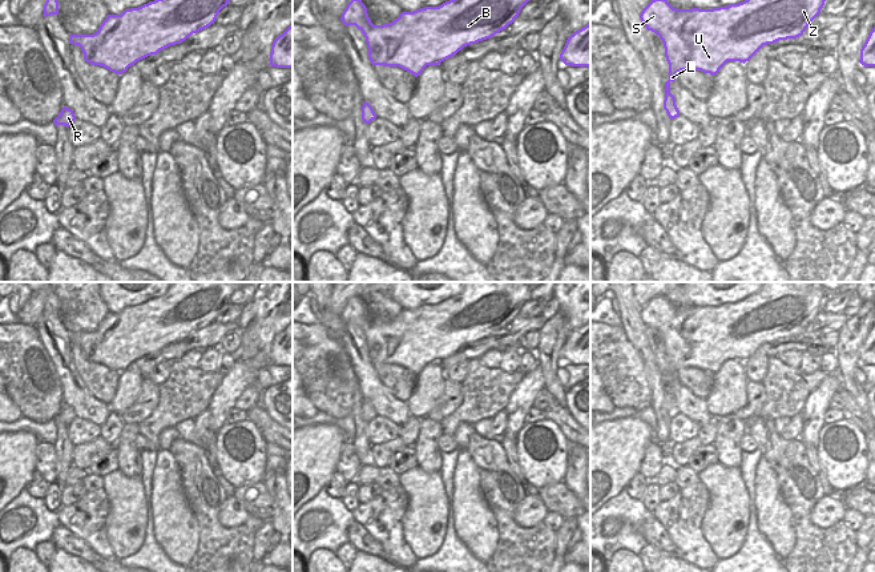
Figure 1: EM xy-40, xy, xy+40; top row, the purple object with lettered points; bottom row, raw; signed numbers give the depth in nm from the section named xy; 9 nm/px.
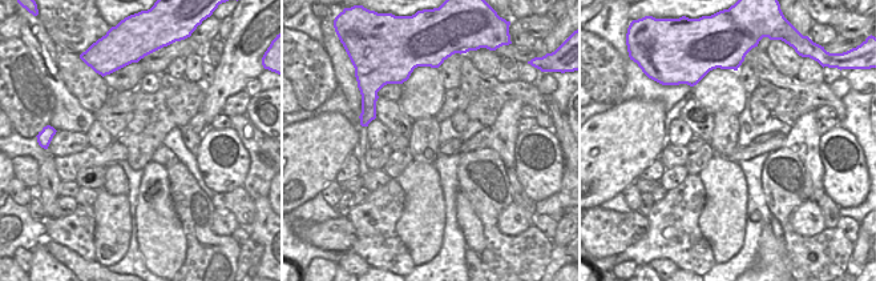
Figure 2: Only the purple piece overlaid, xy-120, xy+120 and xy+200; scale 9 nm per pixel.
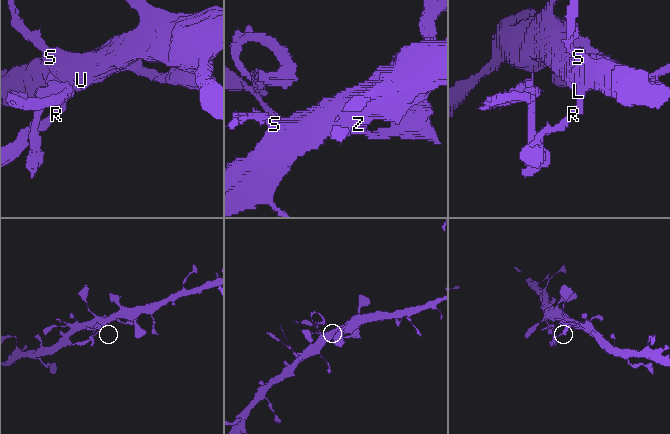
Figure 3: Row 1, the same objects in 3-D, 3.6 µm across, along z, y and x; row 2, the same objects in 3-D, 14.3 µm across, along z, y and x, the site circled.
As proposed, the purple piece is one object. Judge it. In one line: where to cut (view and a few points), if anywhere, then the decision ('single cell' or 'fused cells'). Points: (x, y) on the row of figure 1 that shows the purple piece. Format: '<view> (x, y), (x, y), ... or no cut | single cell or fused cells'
xy+40 (664, 104), (669, 109), (672, 119) | fused cells

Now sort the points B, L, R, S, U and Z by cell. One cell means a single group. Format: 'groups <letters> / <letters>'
groups B L S U Z / R

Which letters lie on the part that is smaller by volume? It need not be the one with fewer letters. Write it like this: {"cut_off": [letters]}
{"cut_off": ["R"]}

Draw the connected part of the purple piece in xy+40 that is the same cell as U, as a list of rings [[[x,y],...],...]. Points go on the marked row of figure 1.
[[[652,0],[640,19],[648,31],[660,36],[669,64],[669,80],[665,82],[664,105],[672,112],[672,120],[680,116],[670,82],[681,71],[693,69],[715,76],[727,61],[749,61],[763,45],[779,40],[797,39],[820,13],[826,0],[745,0],[738,4],[713,9],[677,9],[668,0]]]

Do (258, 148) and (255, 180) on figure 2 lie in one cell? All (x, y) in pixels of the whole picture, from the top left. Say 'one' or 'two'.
one

